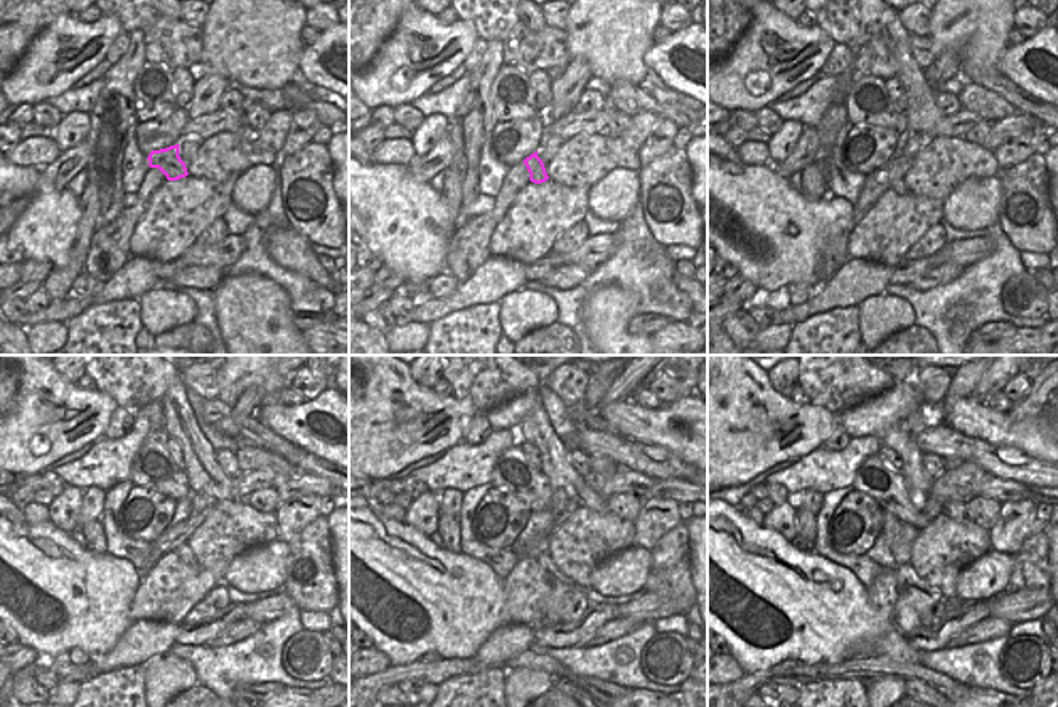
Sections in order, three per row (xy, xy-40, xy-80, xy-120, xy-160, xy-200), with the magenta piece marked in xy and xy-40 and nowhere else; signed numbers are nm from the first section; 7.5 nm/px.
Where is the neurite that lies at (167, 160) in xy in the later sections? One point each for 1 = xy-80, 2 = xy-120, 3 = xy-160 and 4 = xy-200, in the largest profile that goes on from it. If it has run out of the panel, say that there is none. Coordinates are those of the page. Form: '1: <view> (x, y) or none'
1: xy-80 (898, 187)
2: xy-120 (184, 551)
3: xy-160 (561, 587)
4: xy-200 (909, 587)

